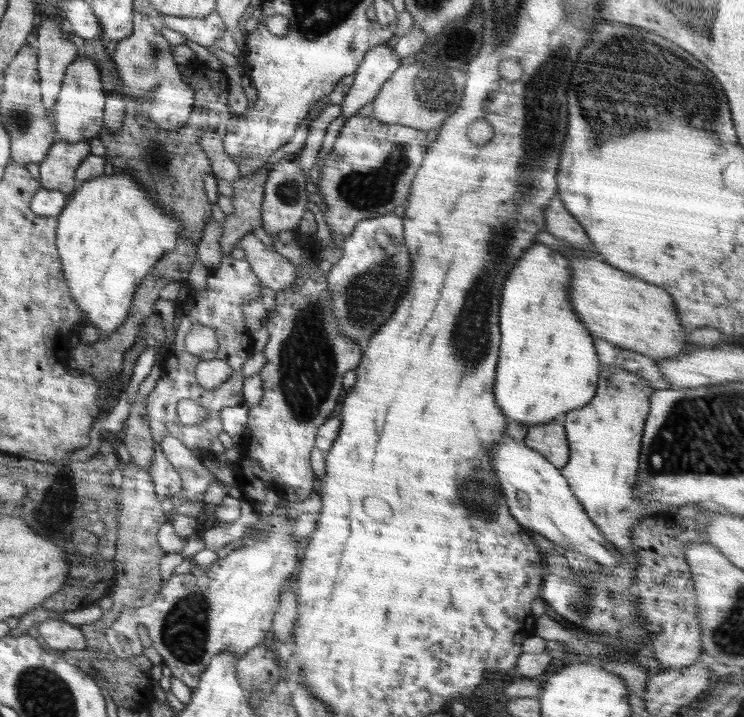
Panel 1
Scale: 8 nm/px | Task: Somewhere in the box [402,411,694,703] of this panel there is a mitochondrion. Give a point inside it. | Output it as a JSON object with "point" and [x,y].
{"point":[475,492]}

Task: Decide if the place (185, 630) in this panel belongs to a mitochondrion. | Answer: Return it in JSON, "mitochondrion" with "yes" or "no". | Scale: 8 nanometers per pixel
{"mitochondrion":"yes"}

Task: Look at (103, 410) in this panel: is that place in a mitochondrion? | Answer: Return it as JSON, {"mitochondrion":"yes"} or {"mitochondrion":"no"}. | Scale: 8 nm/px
{"mitochondrion":"no"}

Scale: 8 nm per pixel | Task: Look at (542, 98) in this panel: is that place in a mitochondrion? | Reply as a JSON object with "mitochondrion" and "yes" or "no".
{"mitochondrion":"yes"}

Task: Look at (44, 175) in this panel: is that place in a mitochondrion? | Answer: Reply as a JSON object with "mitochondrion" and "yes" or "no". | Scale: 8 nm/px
{"mitochondrion":"no"}

